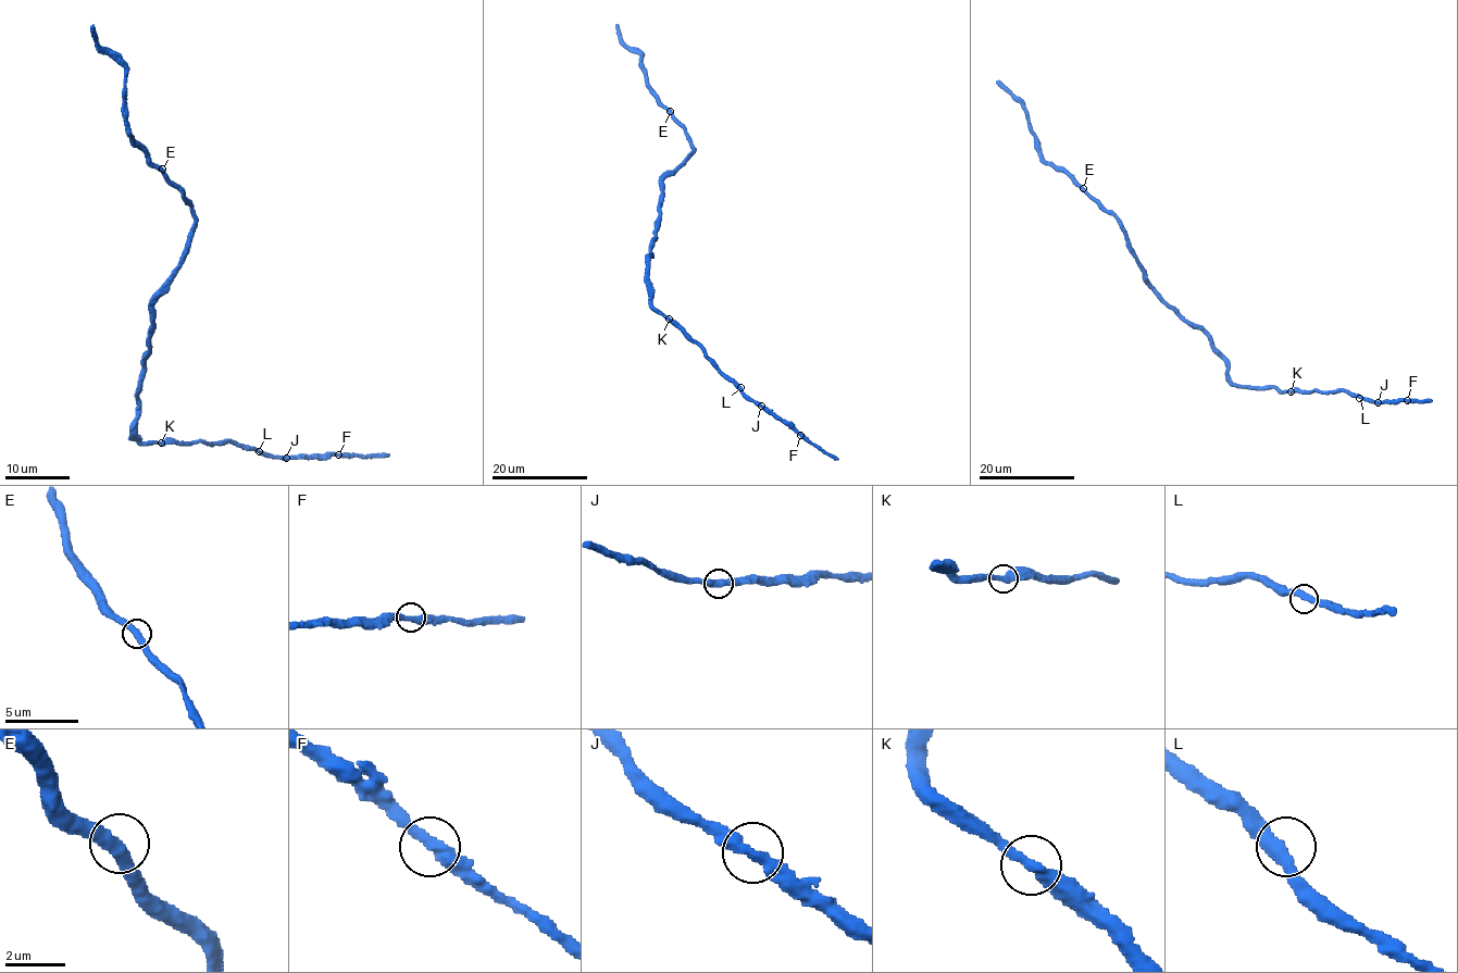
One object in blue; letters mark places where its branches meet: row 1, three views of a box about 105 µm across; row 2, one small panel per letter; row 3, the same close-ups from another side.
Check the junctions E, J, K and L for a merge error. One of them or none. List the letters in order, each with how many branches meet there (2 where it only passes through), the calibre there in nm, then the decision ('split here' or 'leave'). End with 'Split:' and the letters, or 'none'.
E: 2 branches meet; 420 nm thick; leave
J: 2 branches meet; 400 nm thick; leave
K: 2 branches meet; 400 nm thick; leave
L: 2 branches meet; 400 nm thick; leave
Split: none

